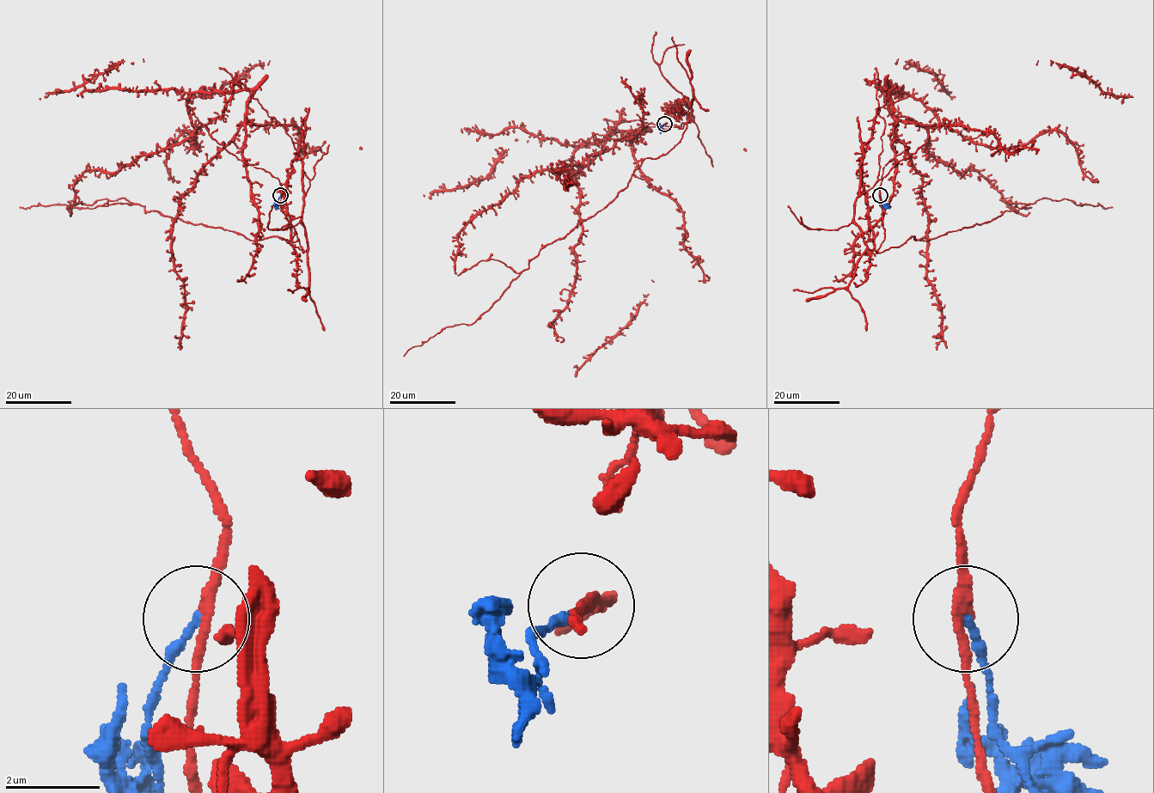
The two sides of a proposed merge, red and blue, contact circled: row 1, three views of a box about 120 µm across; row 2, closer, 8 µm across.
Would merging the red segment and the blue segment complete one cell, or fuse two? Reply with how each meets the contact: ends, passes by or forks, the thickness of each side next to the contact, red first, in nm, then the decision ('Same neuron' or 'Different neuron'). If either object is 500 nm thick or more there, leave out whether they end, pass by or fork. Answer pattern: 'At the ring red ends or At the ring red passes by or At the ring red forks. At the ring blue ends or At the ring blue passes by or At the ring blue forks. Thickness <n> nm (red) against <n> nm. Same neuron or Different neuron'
At the ring red passes by. At the ring blue ends. Thickness 200 nm (red) against 200 nm. Different neuron

